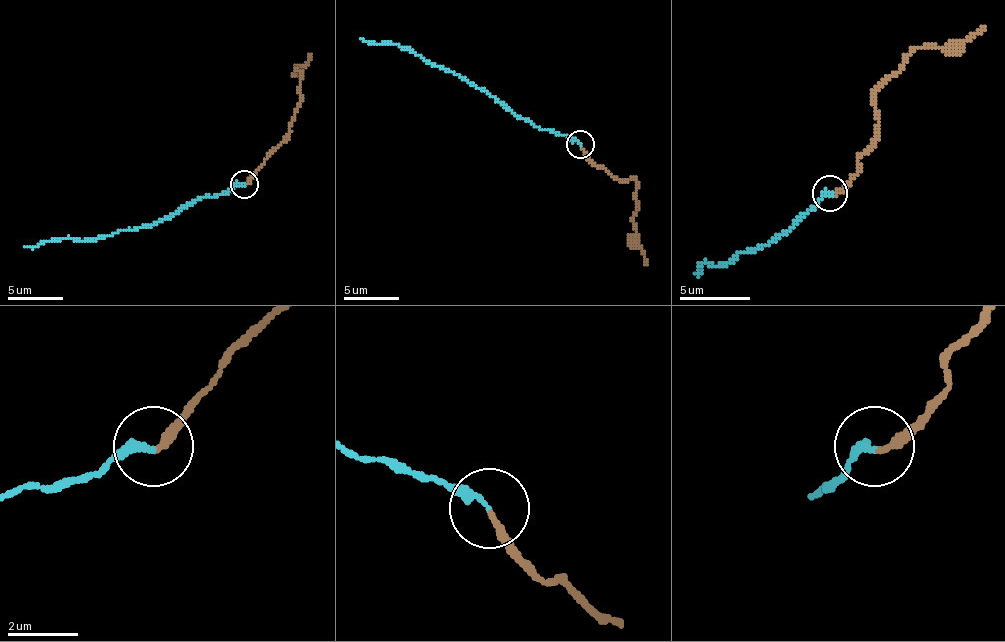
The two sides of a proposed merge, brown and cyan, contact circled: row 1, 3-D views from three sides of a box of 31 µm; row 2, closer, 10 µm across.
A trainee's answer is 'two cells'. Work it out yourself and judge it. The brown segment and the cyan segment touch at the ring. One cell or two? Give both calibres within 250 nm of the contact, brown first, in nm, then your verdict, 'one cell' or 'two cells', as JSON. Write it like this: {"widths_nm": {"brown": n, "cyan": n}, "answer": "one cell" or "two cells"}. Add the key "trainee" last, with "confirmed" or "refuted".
{"widths_nm": {"brown": 240, "cyan": 240}, "answer": "two cells", "trainee": "confirmed"}

